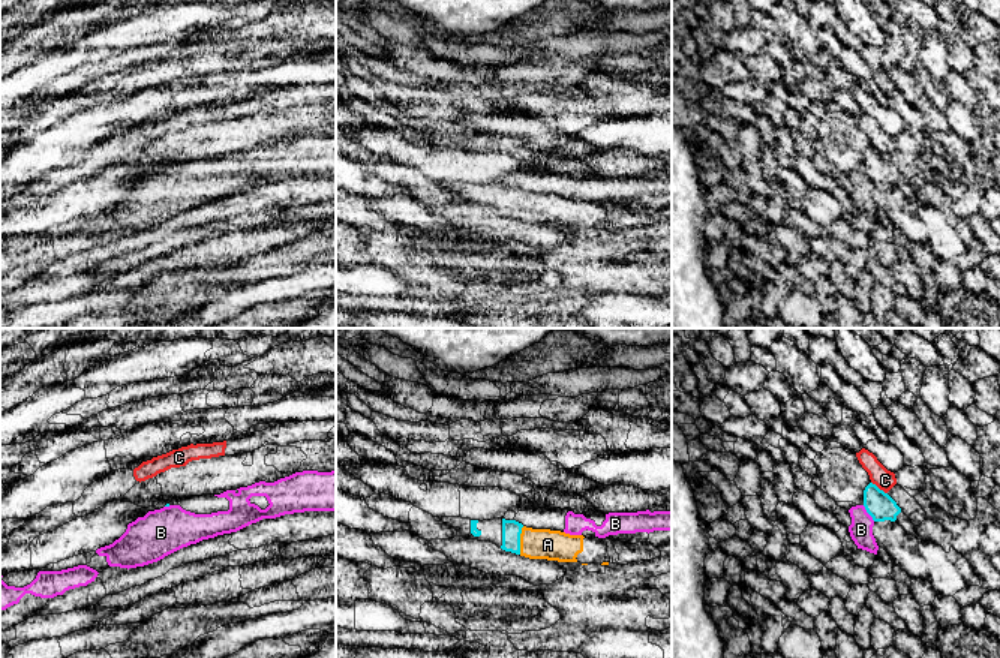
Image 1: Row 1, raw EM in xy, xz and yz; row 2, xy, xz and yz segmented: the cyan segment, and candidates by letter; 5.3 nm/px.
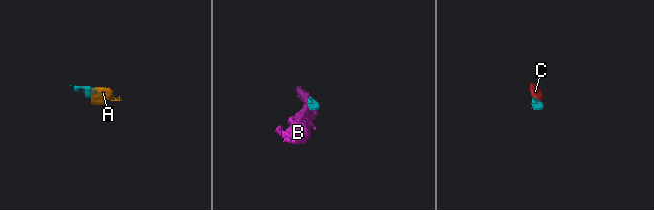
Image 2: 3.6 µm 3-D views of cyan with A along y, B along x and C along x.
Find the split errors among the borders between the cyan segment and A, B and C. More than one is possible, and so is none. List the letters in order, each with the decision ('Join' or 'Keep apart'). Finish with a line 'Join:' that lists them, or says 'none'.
A: Join
B: Keep apart
C: Keep apart
Join: A

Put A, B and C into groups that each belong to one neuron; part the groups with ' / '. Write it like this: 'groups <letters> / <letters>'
groups A / B / C

